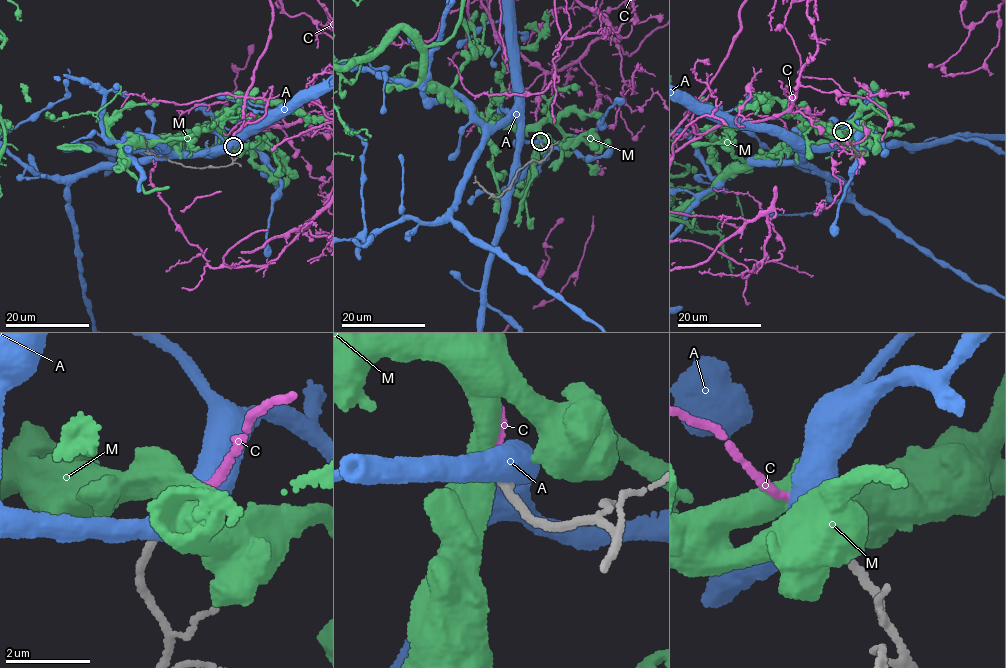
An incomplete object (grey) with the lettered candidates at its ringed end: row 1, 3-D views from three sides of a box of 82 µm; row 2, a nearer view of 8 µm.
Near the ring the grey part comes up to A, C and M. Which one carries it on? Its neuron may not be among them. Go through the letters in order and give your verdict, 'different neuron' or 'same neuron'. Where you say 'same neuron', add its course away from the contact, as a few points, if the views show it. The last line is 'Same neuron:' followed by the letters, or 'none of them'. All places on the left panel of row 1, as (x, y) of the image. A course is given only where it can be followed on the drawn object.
A: different neuron
C: same neuron
M: different neuron
Same neuron: C

